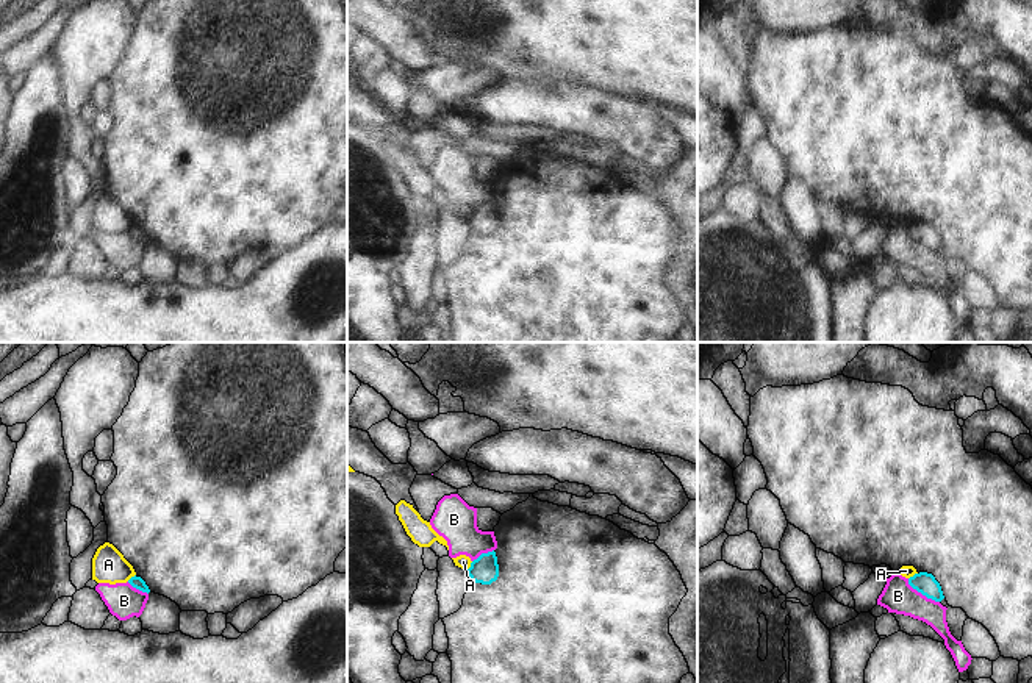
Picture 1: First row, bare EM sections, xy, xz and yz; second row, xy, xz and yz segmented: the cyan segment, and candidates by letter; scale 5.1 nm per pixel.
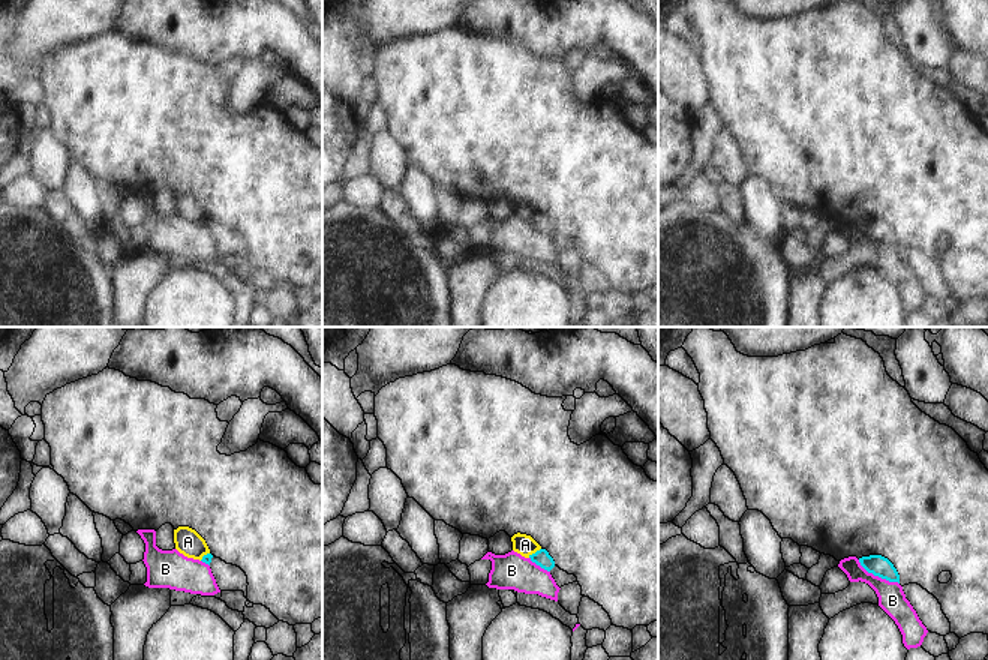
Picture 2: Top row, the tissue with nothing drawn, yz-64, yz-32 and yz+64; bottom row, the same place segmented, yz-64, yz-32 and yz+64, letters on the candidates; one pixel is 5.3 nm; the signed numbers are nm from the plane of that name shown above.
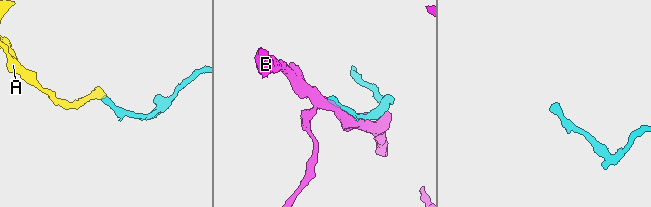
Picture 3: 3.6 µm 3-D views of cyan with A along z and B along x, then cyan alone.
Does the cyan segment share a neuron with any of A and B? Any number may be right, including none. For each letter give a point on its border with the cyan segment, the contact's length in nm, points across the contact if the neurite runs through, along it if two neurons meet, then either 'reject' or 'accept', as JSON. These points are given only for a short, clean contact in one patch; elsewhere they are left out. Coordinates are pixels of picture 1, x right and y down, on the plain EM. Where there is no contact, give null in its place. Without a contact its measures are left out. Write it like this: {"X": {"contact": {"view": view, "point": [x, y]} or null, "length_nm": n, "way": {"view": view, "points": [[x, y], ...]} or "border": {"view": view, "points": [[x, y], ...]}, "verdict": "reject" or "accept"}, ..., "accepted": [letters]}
{"A": {"contact": {"view": "xz", "point": [471, 216]}, "length_nm": 60, "border": {"view": "xz", "points": [[472, 211], [466, 219]]}, "verdict": "reject"}, "B": {"contact": {"view": "yz", "point": [921, 243]}, "length_nm": 200, "verdict": "reject"}, "accepted": []}

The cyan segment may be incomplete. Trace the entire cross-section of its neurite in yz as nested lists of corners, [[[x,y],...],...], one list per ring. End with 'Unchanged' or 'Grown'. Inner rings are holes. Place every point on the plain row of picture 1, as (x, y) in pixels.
[[[919,222],[908,228],[908,234],[935,252],[941,252],[944,249],[940,233],[935,230],[932,223]]]. Unchanged

